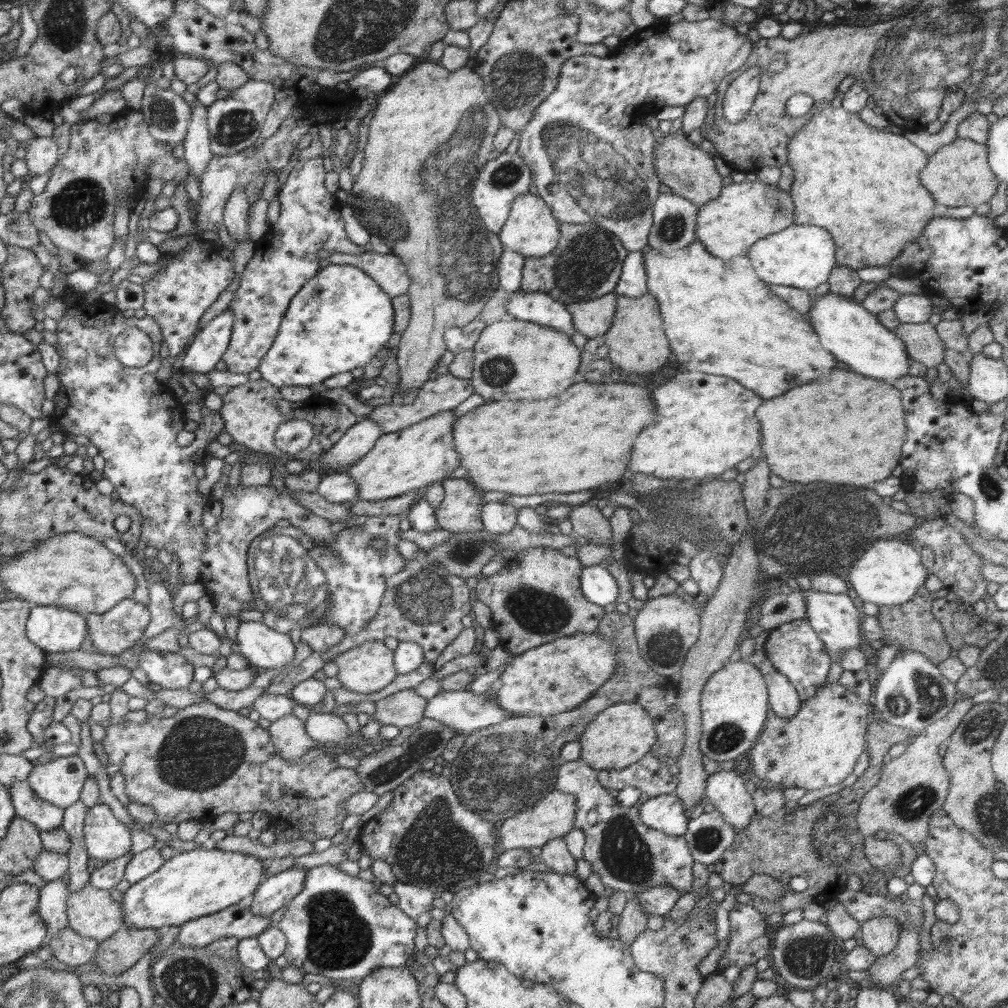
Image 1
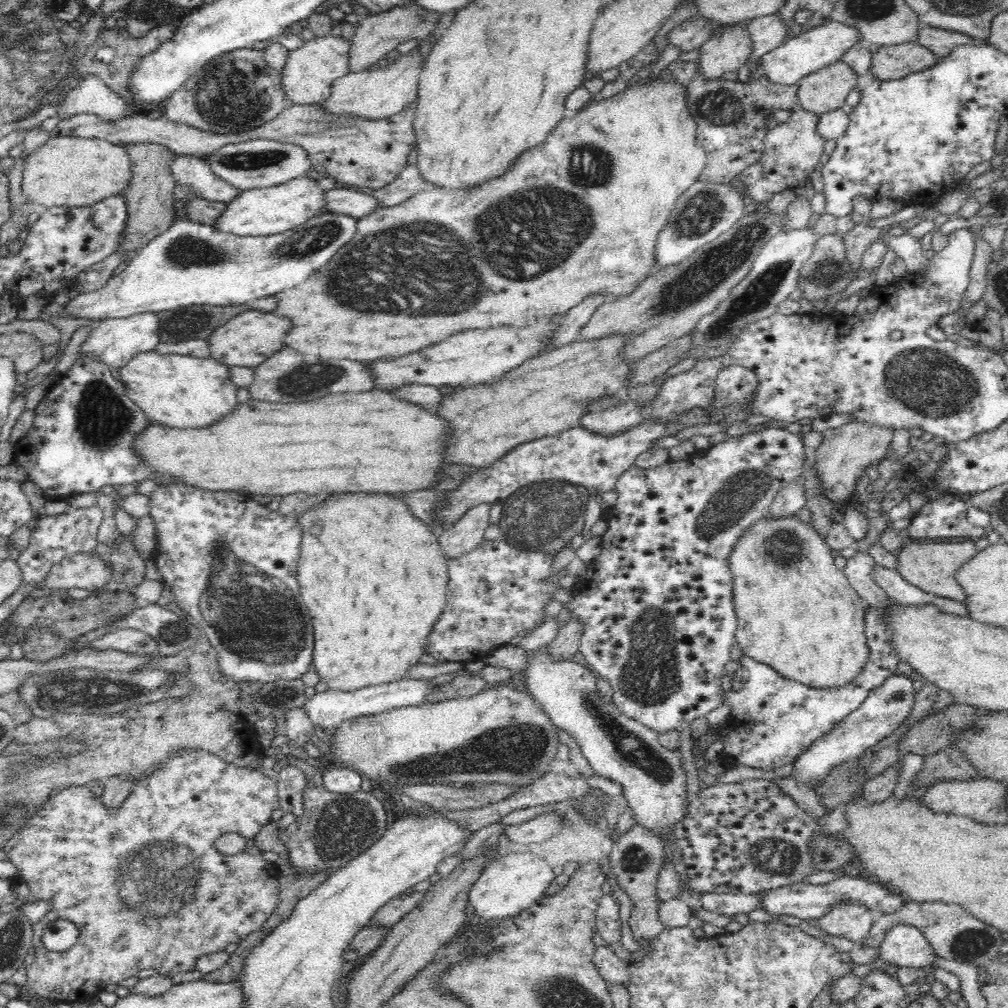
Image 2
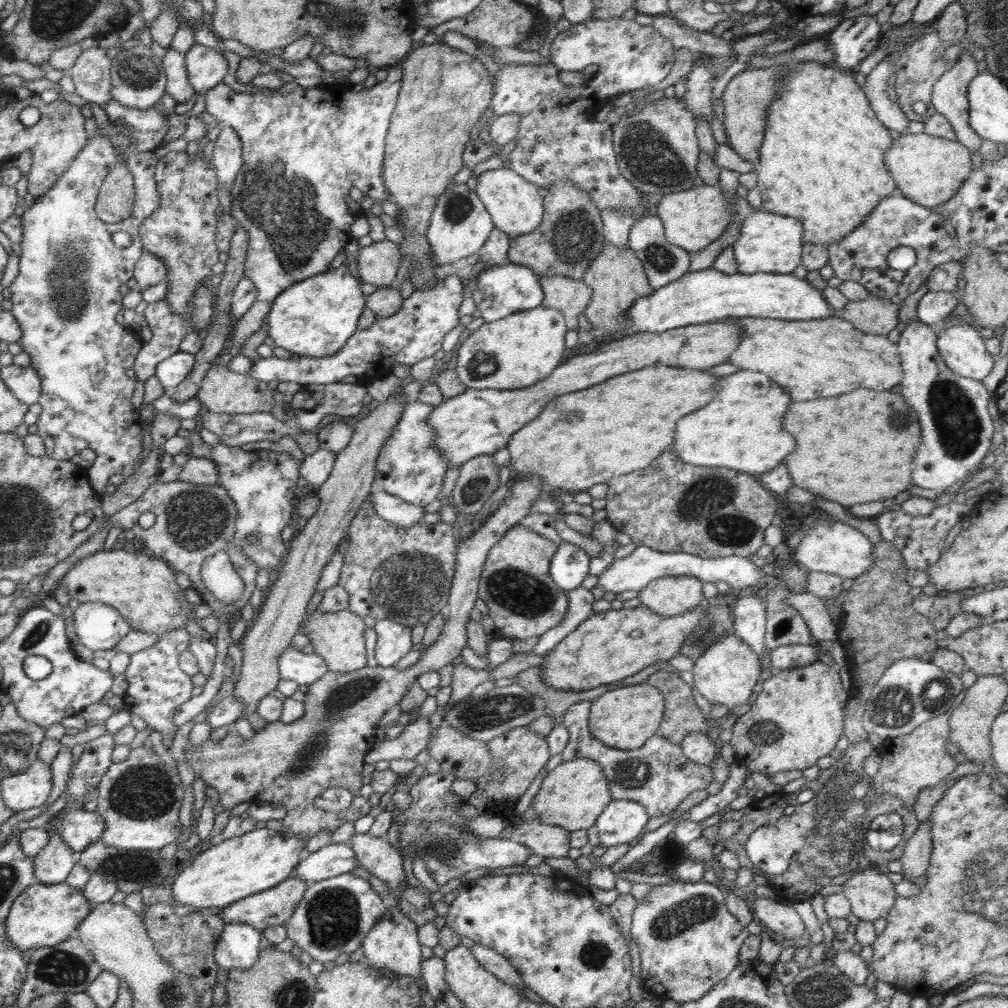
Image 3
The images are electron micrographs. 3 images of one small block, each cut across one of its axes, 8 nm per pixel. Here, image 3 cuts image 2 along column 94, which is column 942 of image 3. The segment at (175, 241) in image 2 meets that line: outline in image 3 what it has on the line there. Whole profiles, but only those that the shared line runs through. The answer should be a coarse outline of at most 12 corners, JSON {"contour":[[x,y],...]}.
{"contour":[[929,290],[917,318],[927,325],[949,316],[959,301],[951,292]]}

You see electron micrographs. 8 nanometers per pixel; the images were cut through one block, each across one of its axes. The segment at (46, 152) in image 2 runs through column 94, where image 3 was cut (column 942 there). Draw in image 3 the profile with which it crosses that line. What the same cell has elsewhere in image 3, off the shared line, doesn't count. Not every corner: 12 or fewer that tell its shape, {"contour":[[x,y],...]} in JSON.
{"contour":[[903,134],[884,163],[898,193],[948,202],[973,170],[964,145]]}

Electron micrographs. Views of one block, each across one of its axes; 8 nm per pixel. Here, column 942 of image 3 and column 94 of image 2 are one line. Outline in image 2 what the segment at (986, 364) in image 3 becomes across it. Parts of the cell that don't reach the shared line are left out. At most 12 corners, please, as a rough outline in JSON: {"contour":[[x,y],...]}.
{"contour":[[157,313],[104,319],[80,346],[118,369],[160,342]]}

